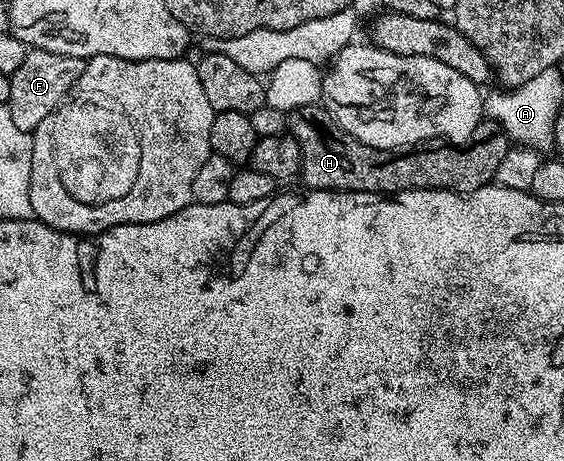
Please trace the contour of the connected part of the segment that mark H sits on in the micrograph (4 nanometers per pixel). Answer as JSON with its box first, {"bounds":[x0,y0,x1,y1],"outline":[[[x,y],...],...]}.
{"bounds":[287,103,511,194],"outline":[[[320,103],[308,104],[302,108],[296,108],[287,116],[288,135],[299,142],[301,151],[301,170],[299,180],[302,180],[309,190],[318,192],[375,192],[378,194],[392,194],[406,192],[416,188],[430,188],[431,190],[443,190],[444,192],[474,192],[480,188],[494,183],[499,164],[506,158],[511,147],[509,135],[494,120],[482,119],[475,130],[475,134],[469,139],[468,144],[454,146],[448,142],[440,146],[430,146],[422,142],[407,148],[376,148],[359,142],[351,134],[347,134],[331,118],[331,114]]]}

